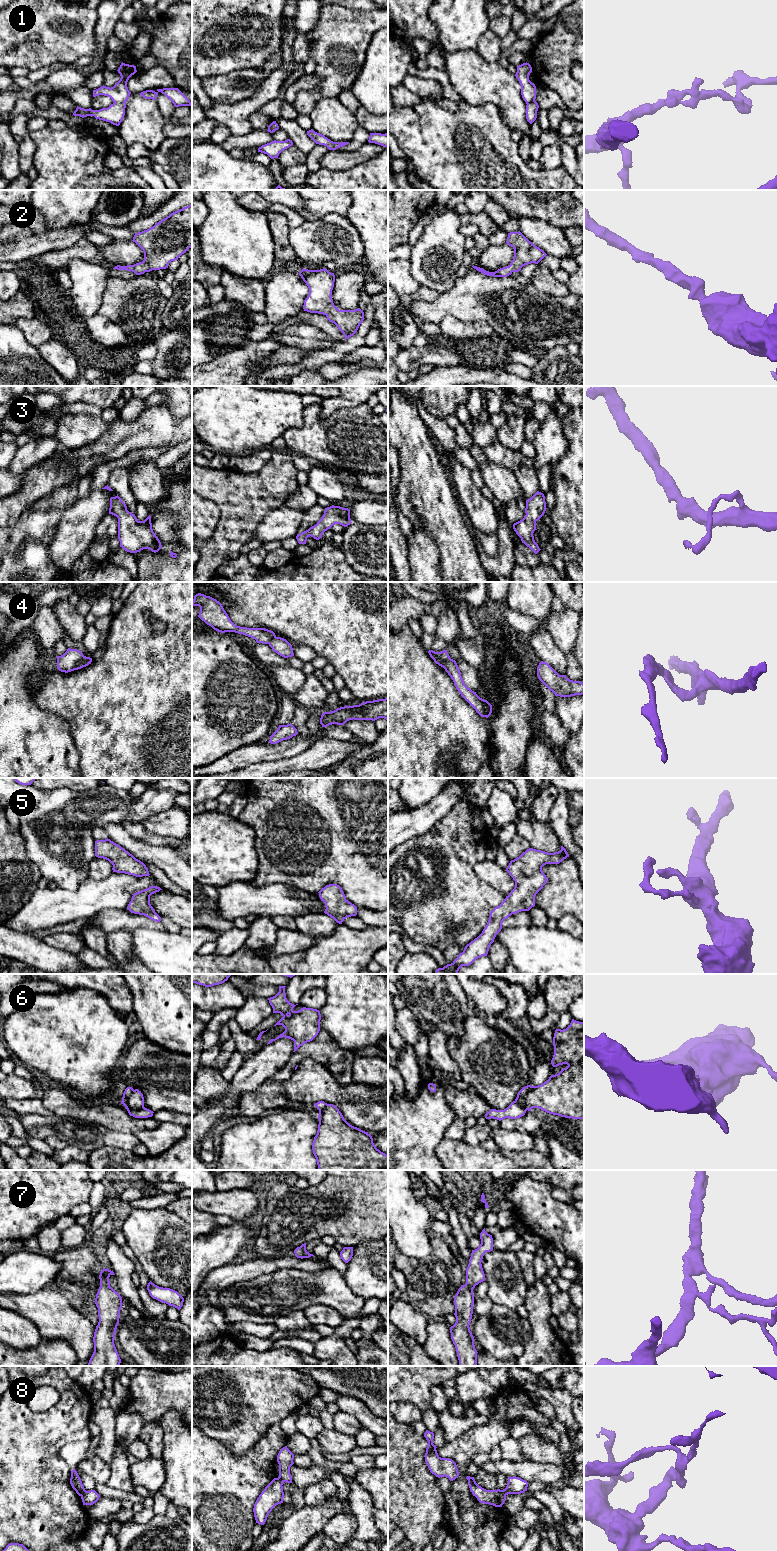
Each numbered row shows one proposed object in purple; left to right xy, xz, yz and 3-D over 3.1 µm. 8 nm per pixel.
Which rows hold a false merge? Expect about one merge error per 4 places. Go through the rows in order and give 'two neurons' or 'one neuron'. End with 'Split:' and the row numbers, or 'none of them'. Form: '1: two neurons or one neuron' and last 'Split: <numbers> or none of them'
1: two neurons
2: one neuron
3: one neuron
4: two neurons
5: one neuron
6: two neurons
7: one neuron
8: two neurons
Split: 1, 4, 6, 8

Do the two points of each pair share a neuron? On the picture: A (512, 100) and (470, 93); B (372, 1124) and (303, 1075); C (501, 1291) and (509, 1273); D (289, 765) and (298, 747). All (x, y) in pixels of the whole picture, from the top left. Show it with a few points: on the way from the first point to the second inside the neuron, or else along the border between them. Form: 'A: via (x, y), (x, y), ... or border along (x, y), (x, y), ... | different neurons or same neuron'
A: via (502, 95), (480, 93) | same neuron
B: via (355, 1107), (346, 1104), (335, 1093), (320, 1084) | same neuron
C: via (505, 1287), (506, 1277) | same neuron
D: border along (314, 743), (292, 756), (271, 761) | different neurons

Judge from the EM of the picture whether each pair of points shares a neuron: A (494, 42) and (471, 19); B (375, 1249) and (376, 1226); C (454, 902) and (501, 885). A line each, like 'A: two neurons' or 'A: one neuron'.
A: two neurons
B: two neurons
C: two neurons

